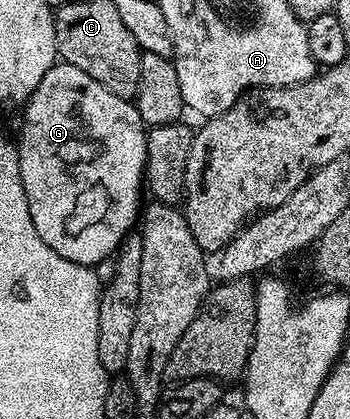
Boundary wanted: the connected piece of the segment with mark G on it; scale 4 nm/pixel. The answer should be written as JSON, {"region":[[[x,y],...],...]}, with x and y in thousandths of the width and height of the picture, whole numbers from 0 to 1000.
{"region":[[[160,146],[154,158],[117,181],[117,200],[77,236],[66,263],[66,303],[54,310],[49,327],[49,356],[54,363],[54,399],[60,401],[60,439],[71,439],[71,468],[83,477],[83,516],[94,516],[94,544],[106,544],[106,563],[163,601],[163,611],[186,611],[186,621],[214,625],[223,635],[269,637],[283,623],[320,613],[351,566],[377,556],[383,535],[403,511],[403,480],[397,482],[397,451],[406,456],[414,444],[414,408],[420,401],[420,310],[409,298],[403,277],[391,267],[383,241],[349,234],[311,220],[311,212],[249,181],[226,162],[183,148]]]}

